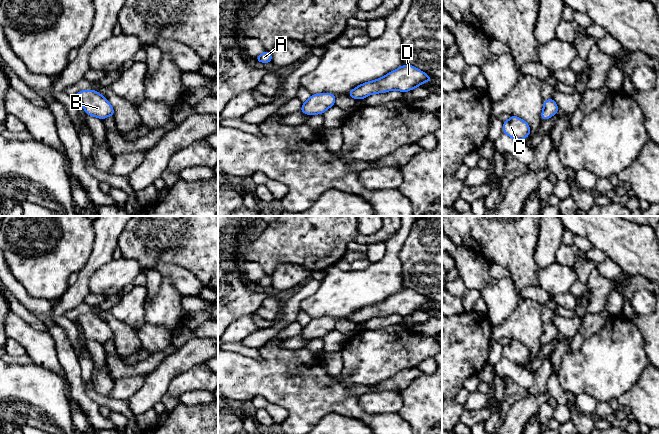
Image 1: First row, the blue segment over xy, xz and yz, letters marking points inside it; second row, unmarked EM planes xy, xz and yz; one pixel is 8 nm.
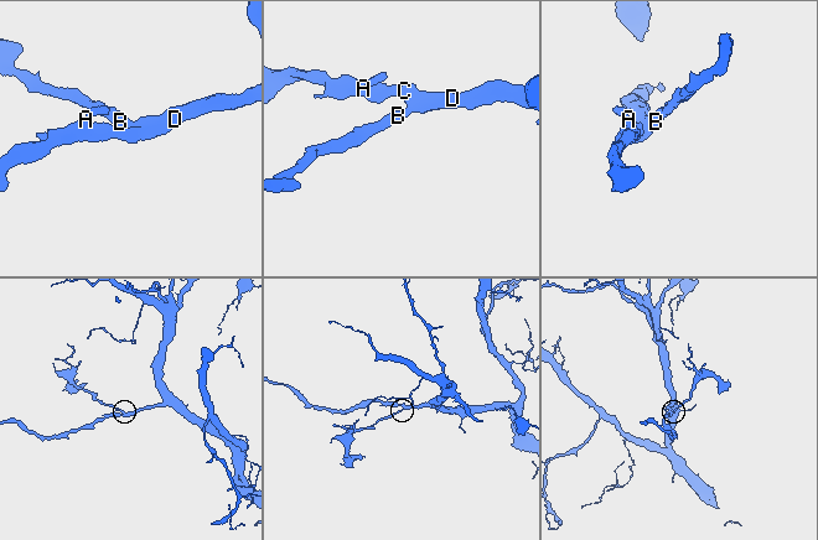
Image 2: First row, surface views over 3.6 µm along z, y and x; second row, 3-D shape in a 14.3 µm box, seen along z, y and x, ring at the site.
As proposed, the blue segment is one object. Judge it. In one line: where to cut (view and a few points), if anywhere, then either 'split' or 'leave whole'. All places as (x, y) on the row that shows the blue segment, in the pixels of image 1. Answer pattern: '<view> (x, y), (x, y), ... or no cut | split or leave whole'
no cut | leave whole

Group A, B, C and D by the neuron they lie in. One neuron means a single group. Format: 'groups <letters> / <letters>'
groups A B C D

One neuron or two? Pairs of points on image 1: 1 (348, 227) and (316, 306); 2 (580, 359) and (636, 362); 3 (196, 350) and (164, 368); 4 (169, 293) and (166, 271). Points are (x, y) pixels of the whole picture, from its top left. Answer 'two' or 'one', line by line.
1: two
2: one
3: one
4: two

